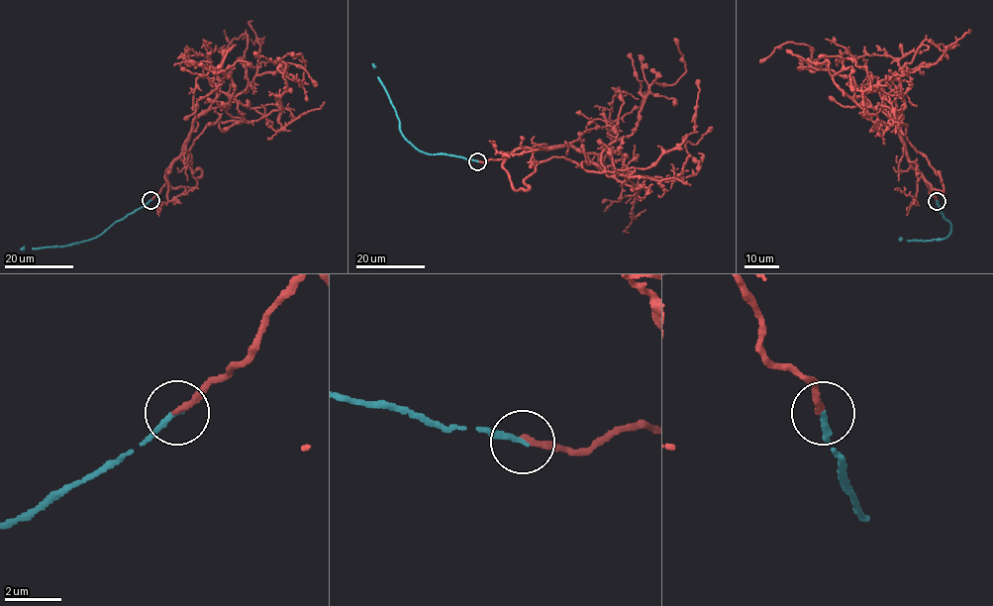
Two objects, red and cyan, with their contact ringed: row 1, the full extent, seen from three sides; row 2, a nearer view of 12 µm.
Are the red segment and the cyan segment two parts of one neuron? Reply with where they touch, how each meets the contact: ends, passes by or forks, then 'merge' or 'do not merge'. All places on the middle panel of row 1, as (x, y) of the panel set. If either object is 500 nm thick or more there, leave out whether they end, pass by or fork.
(477, 161) | red ends | cyan ends | merge

